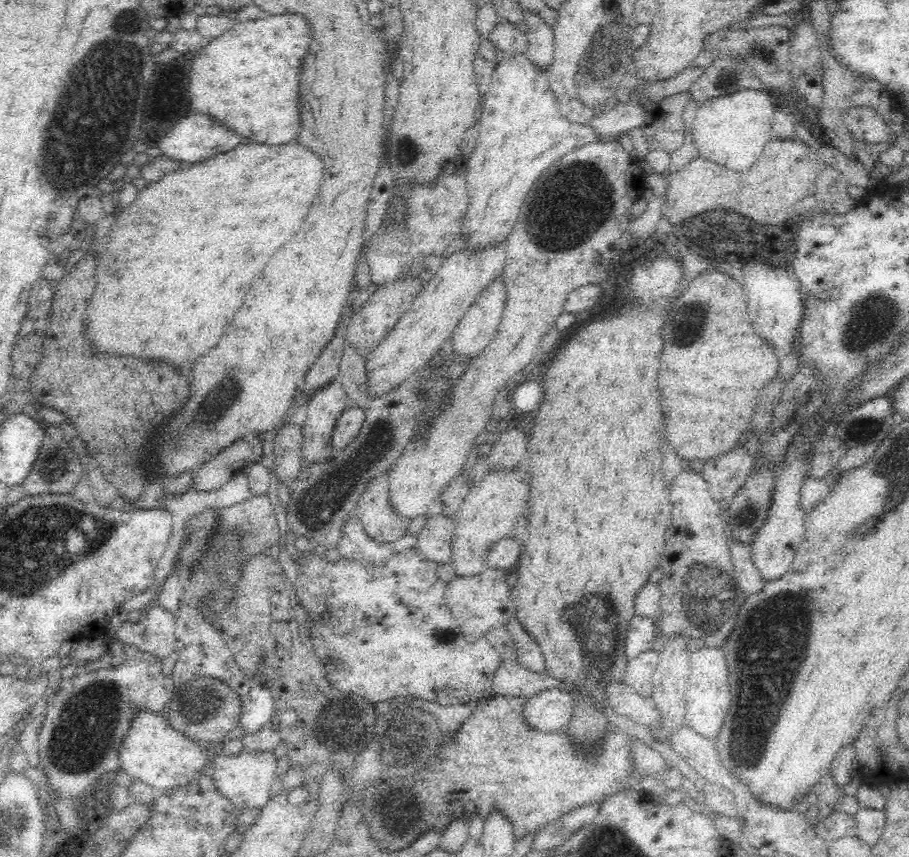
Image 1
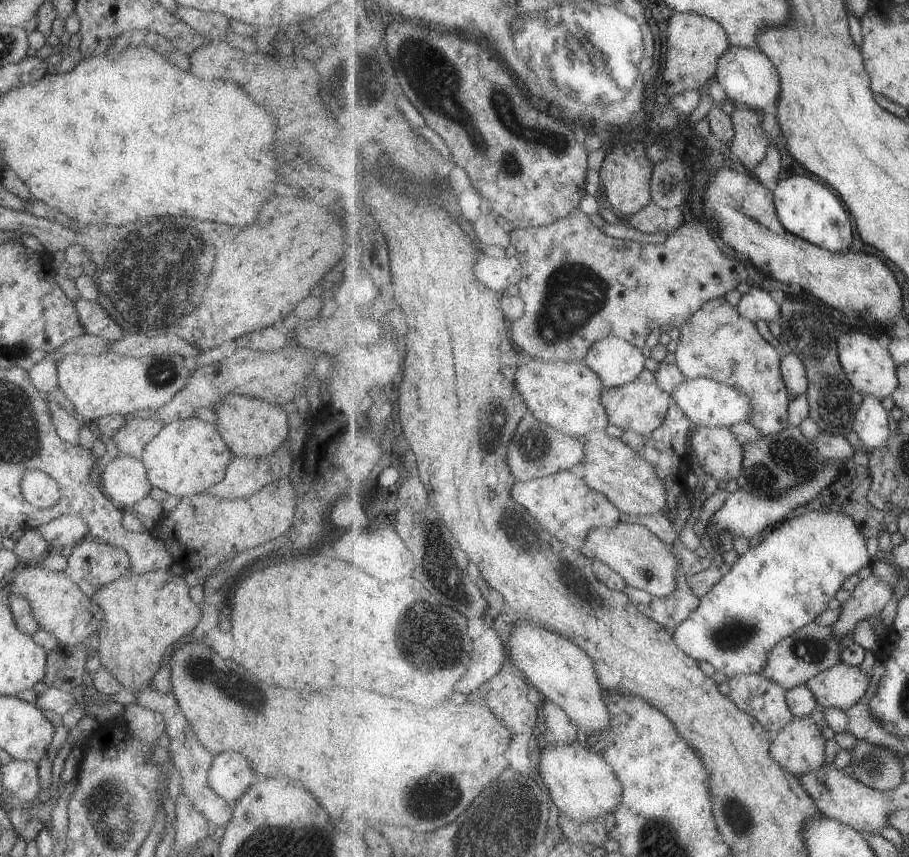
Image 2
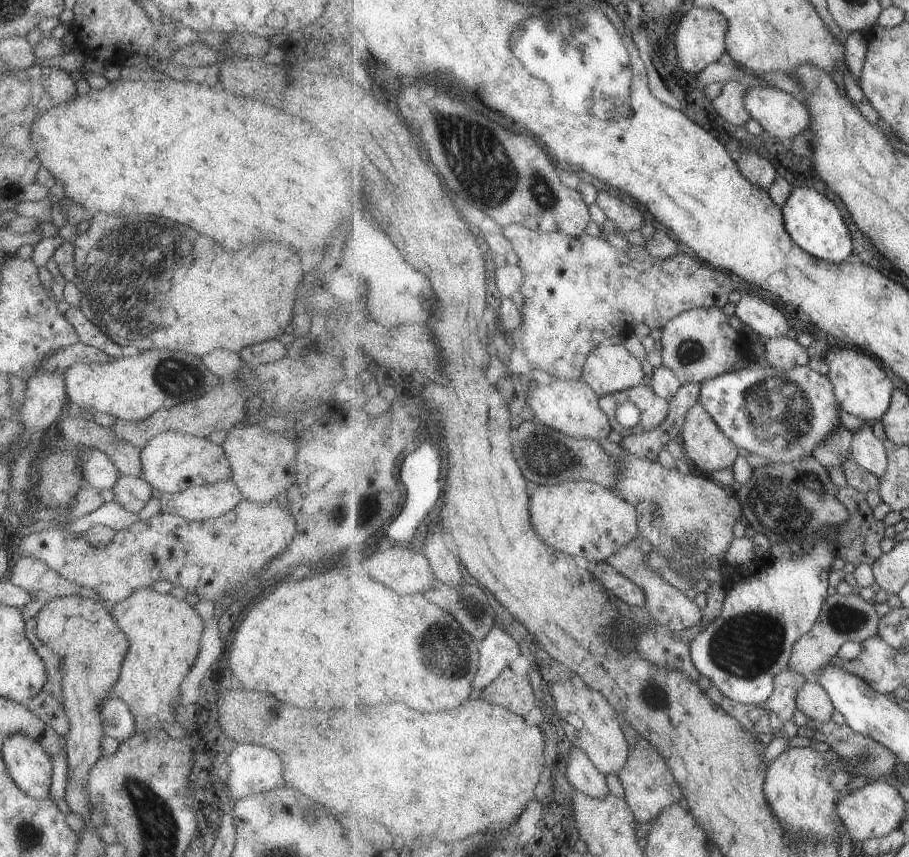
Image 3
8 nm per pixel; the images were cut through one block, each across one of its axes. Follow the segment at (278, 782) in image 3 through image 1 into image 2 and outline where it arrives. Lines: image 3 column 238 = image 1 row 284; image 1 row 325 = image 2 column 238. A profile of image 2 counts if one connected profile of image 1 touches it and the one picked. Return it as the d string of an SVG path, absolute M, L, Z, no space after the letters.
M220 752L213 755L207 782L221 800L236 802L241 794L258 779L258 775L251 772L245 756L235 752Z

